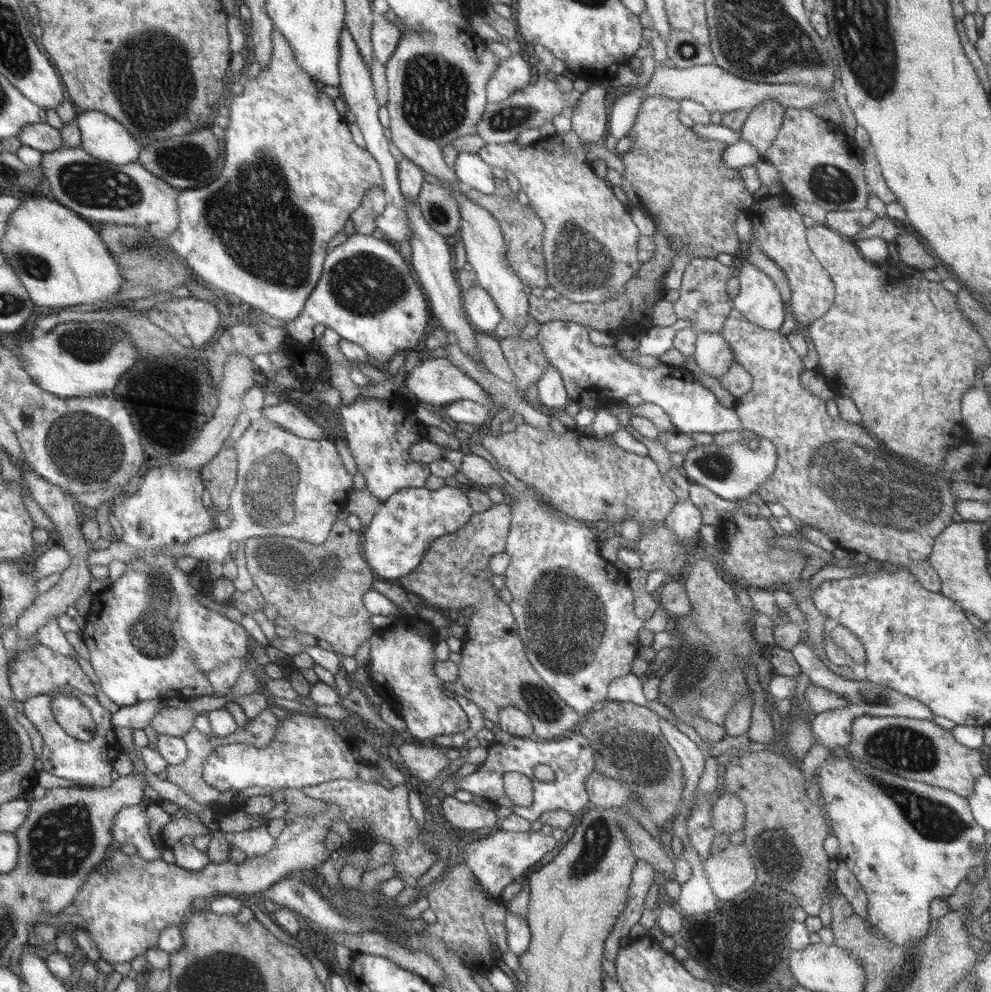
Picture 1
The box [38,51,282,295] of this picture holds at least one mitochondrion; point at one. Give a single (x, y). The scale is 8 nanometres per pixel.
(96, 186)

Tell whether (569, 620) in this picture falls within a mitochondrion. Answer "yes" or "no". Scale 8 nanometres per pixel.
yes

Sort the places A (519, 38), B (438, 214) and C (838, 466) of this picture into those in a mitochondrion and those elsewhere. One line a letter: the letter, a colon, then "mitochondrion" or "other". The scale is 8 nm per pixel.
A: other
B: mitochondrion
C: mitochondrion

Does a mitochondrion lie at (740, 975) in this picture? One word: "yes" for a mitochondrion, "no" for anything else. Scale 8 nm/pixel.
no

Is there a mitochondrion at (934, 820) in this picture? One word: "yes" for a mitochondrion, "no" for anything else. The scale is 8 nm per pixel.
yes

